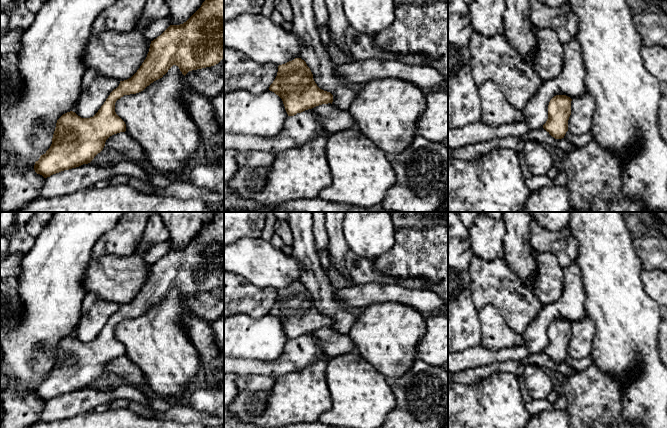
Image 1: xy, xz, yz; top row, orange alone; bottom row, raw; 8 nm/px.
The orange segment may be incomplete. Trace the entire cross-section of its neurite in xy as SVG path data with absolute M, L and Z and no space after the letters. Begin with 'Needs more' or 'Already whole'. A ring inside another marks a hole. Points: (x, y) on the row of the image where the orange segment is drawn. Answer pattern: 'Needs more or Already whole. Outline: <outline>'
Already whole. Outline: M205 0L201 7L183 24L170 25L160 36L151 41L146 59L129 79L120 81L98 112L90 118L81 118L75 112L63 114L56 123L52 144L35 162L34 170L44 178L64 170L90 163L100 153L106 140L126 131L125 122L116 114L115 103L124 95L143 91L162 78L176 65L185 76L189 71L211 67L224 58L224 0Z

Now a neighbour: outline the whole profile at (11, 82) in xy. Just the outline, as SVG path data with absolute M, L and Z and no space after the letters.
M17 53L0 55L0 165L9 161L9 155L1 147L2 117L23 95L24 82L18 69Z

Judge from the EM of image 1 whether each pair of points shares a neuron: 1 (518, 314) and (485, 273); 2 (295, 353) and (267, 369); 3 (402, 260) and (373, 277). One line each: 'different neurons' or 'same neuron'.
1: same neuron
2: same neuron
3: different neurons

